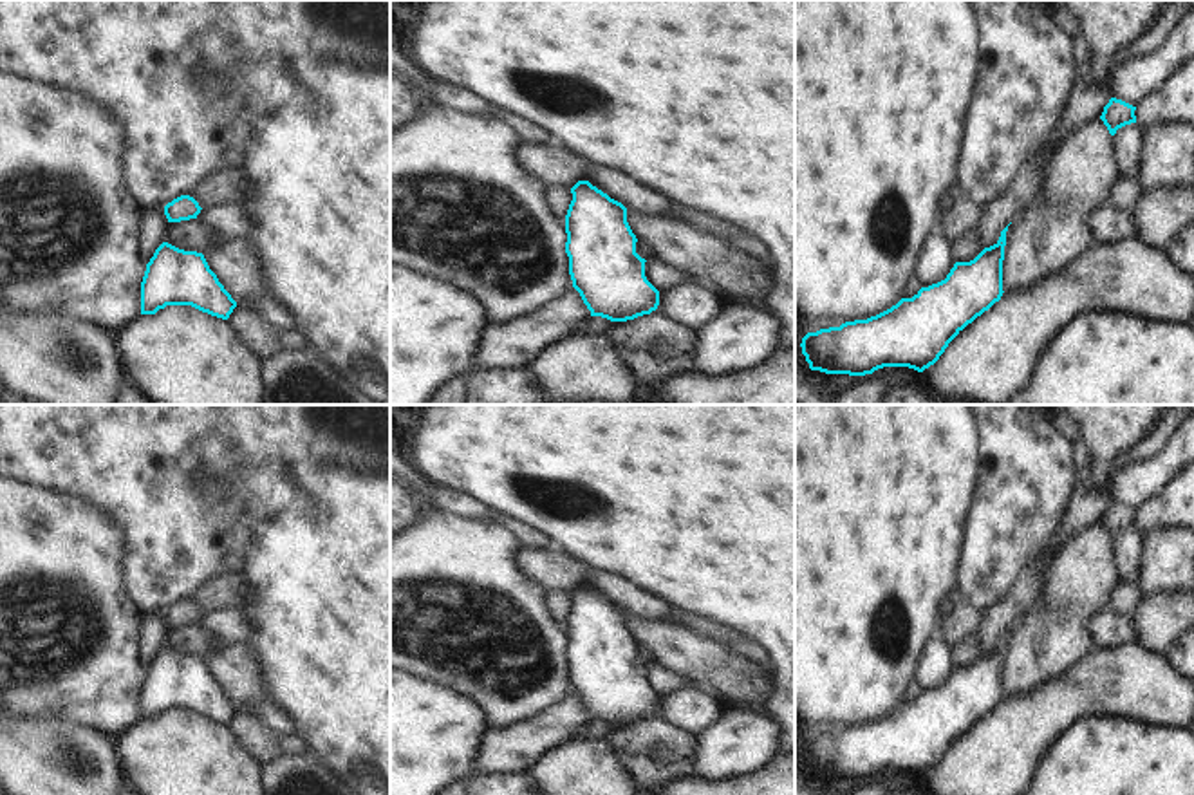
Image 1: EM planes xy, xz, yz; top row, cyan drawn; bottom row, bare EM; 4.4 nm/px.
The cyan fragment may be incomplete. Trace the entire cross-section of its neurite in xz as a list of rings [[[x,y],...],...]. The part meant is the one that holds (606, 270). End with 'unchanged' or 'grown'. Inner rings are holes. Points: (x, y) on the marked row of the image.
[[[578,181],[571,193],[565,253],[573,287],[591,316],[627,322],[656,311],[659,291],[645,276],[627,208],[589,181]]]; unchanged

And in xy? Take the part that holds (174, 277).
[[[163,242],[141,282],[141,314],[155,314],[166,305],[191,305],[228,320],[237,302],[210,269],[202,253]]]; unchanged

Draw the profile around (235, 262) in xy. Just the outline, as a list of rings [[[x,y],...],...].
[[[219,240],[204,258],[237,304],[267,296],[267,285],[255,248],[247,240]]]

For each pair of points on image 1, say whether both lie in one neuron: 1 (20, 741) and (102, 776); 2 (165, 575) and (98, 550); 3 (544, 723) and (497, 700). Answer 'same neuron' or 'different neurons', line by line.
1: same neuron
2: different neurons
3: different neurons

